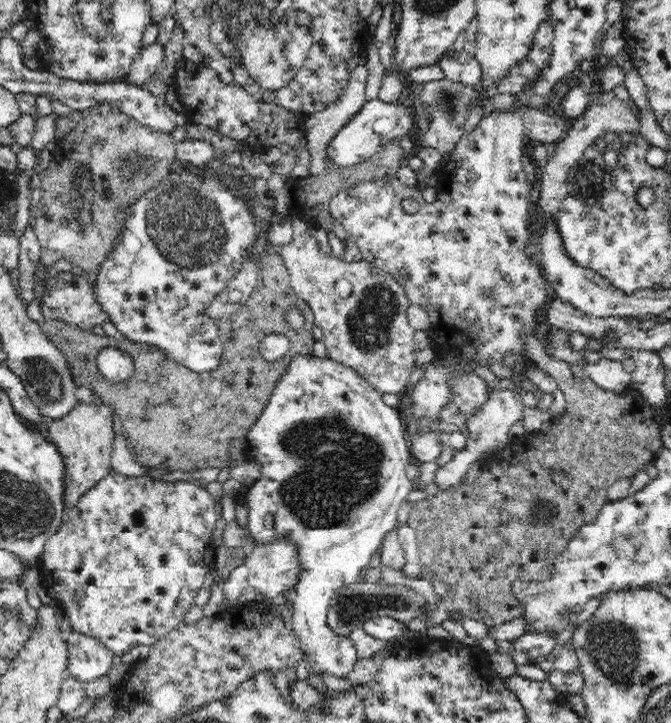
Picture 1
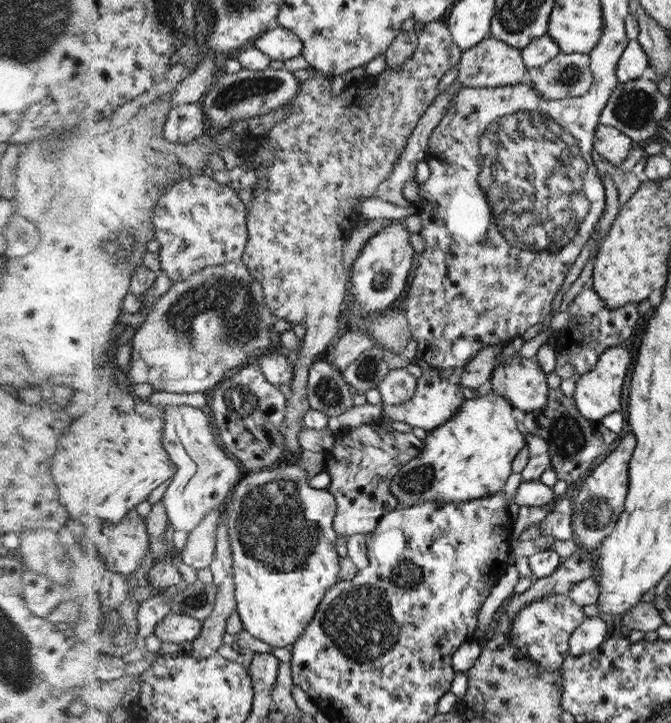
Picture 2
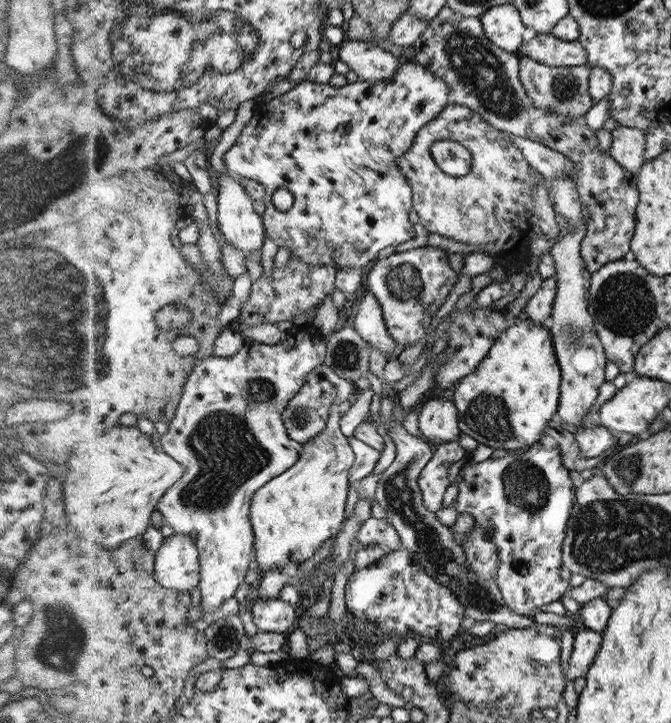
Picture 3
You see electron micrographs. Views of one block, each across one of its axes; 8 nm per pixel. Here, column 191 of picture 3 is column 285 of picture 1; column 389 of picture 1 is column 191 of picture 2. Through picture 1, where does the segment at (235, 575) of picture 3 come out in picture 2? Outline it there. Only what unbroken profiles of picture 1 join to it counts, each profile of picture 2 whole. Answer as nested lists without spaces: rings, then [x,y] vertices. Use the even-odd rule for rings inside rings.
[[[166,405],[164,408],[167,421],[165,448],[169,450],[179,470],[162,501],[166,504],[174,530],[188,531],[190,534],[213,511],[219,513],[223,510],[246,472],[243,464],[223,447],[220,429],[209,409],[188,405]]]

